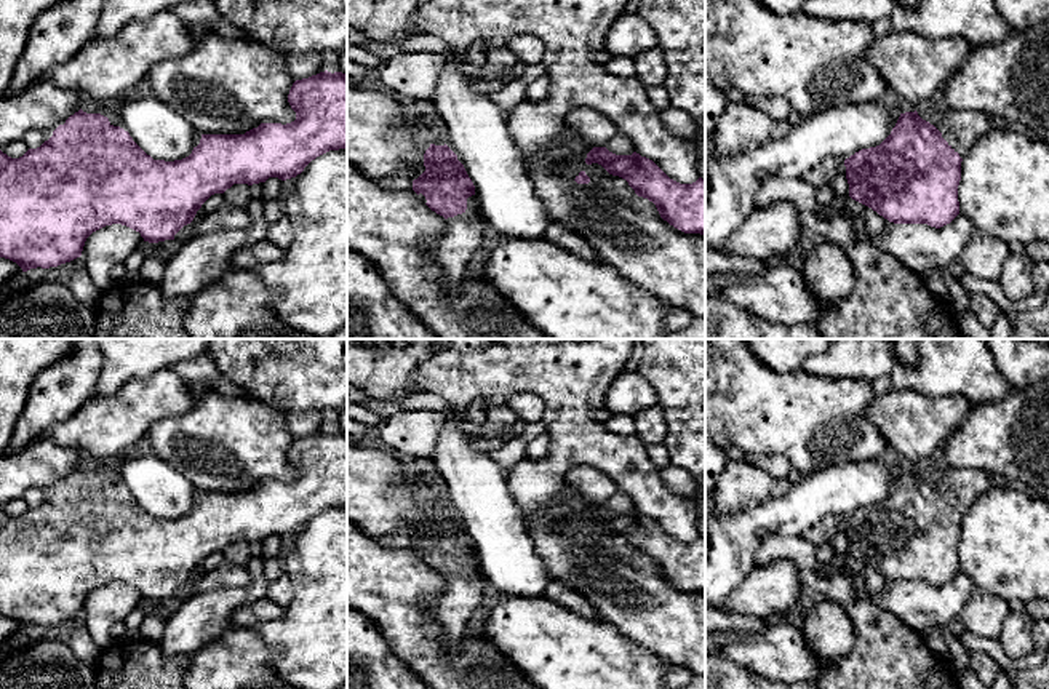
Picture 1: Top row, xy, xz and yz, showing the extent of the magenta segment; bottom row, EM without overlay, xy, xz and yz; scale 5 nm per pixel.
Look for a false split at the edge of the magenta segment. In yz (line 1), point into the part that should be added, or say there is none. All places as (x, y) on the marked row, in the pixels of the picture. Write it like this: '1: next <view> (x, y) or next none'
1: next yz (961, 130)

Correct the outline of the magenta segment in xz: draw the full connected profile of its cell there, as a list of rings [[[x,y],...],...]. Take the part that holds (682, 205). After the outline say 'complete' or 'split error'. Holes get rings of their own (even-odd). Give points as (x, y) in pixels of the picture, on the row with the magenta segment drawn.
[[[593,147],[585,163],[598,163],[609,174],[625,179],[635,193],[652,201],[660,217],[675,229],[705,235],[705,179],[680,184],[652,160],[636,152],[616,155],[606,147]]]; complete

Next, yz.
[[[931,104],[900,114],[891,134],[876,147],[844,160],[849,197],[894,224],[927,224],[940,229],[959,214],[961,161],[999,120],[977,110],[951,110]]]; split error

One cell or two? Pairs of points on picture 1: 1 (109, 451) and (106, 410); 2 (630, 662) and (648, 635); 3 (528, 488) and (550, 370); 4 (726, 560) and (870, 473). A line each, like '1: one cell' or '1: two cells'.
1: one cell
2: two cells
3: one cell
4: one cell

